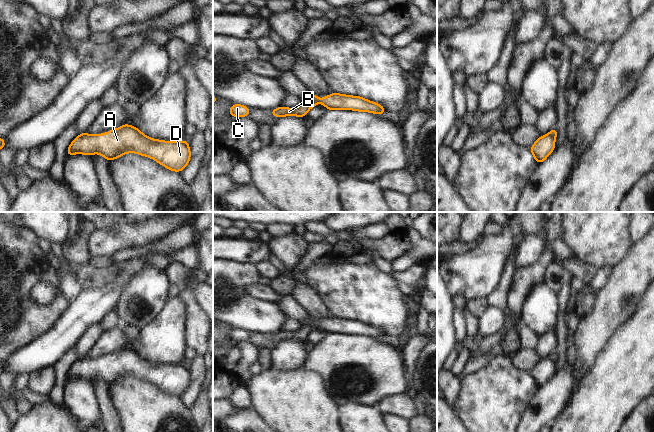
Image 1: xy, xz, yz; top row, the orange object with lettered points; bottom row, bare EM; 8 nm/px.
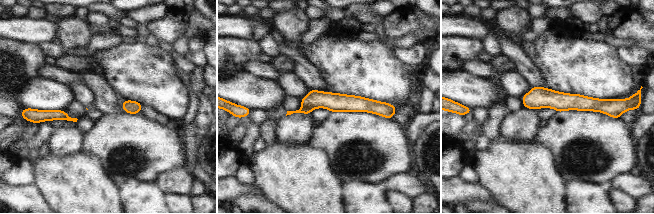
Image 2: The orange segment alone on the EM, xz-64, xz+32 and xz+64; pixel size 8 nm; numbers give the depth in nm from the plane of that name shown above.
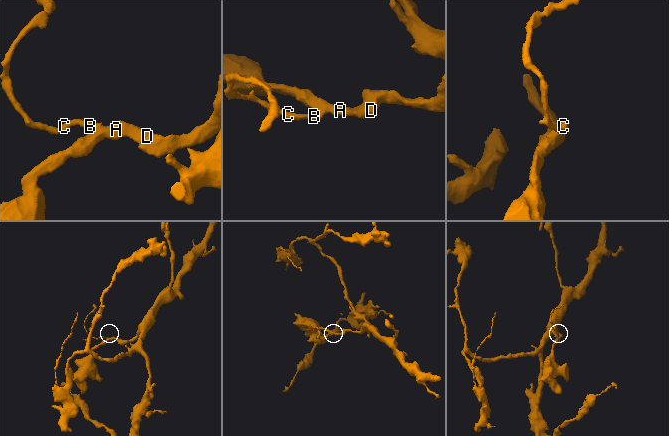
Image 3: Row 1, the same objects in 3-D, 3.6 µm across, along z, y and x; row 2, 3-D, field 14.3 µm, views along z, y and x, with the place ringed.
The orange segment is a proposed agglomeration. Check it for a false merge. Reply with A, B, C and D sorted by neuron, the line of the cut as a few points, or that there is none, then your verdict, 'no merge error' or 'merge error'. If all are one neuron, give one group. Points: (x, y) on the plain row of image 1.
groups A D / B C; cut xz (307, 323), (319, 326); merge error

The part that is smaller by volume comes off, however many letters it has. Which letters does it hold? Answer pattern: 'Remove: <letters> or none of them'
Remove: B, C.

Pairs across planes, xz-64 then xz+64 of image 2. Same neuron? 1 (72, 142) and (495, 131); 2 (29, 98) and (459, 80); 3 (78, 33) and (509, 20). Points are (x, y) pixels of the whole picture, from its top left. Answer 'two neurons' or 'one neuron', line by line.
1: two neurons
2: one neuron
3: one neuron

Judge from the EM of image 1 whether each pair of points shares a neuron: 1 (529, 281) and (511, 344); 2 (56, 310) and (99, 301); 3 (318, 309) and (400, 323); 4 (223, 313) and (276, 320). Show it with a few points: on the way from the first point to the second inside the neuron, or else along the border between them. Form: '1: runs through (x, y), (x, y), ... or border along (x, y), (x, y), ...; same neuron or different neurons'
1: border along (517, 329), (512, 329), (499, 343); different neurons
2: border along (71, 302), (71, 305), (55, 325); different neurons
3: border along (317, 292), (334, 315); different neurons
4: runs through (236, 313), (250, 313), (263, 316); same neuron

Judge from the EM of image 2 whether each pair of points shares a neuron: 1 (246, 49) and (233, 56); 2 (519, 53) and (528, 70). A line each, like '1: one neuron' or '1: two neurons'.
1: one neuron
2: one neuron

